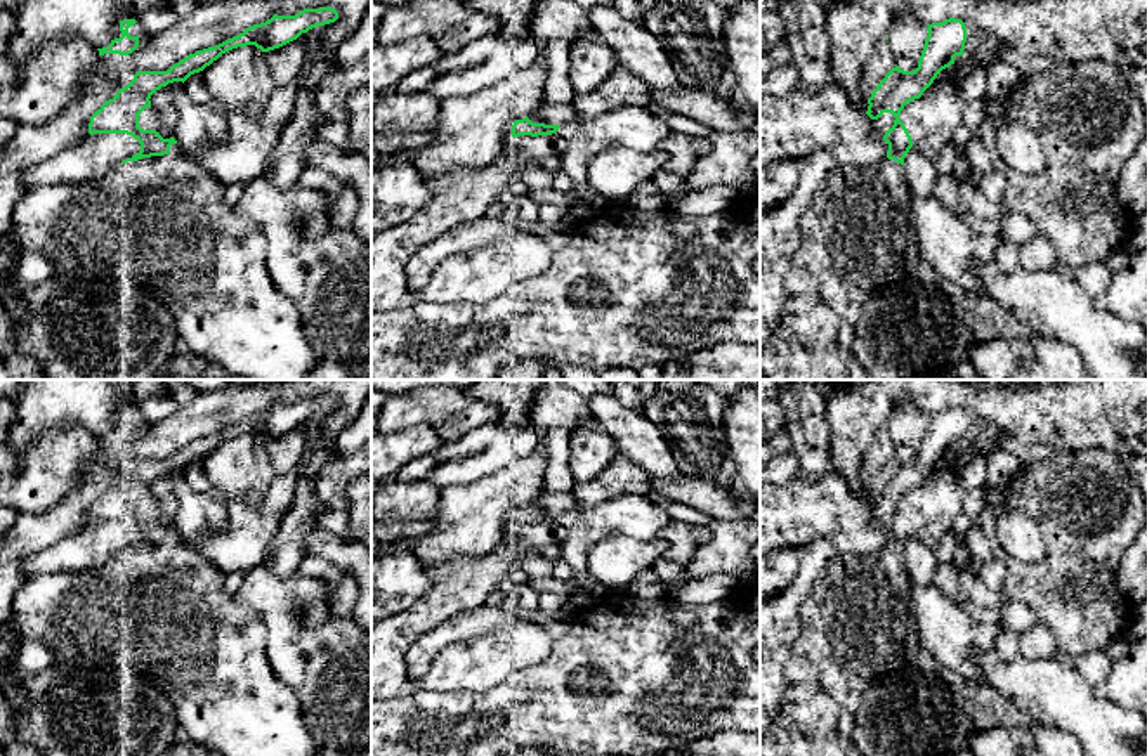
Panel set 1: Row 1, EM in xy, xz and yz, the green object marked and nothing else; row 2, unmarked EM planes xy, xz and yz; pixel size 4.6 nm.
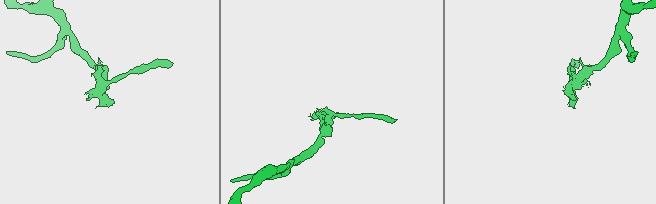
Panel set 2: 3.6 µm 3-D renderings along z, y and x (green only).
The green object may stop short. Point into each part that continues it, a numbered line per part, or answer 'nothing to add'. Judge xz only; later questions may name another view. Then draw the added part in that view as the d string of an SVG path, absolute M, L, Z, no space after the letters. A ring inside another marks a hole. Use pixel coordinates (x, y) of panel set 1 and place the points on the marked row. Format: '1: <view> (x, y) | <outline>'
1: xz (561, 115) | M541 101L538 109L528 116L533 123L545 123L545 125L569 125L578 121L578 114L573 109L573 104L547 104Z

